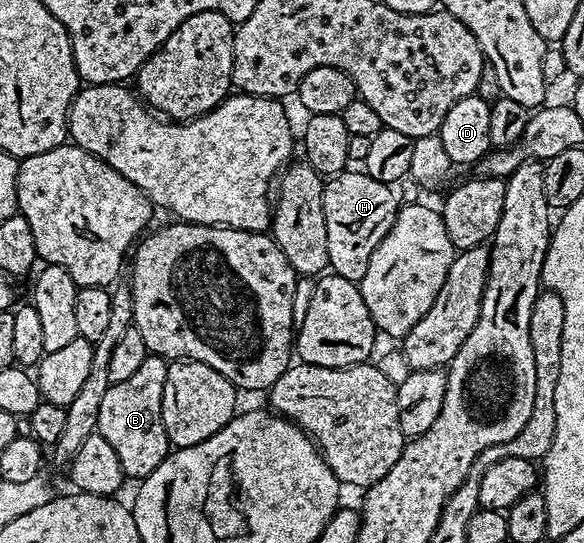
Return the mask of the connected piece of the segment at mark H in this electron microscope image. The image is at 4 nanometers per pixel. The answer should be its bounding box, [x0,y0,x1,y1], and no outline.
[324,169,398,284]

